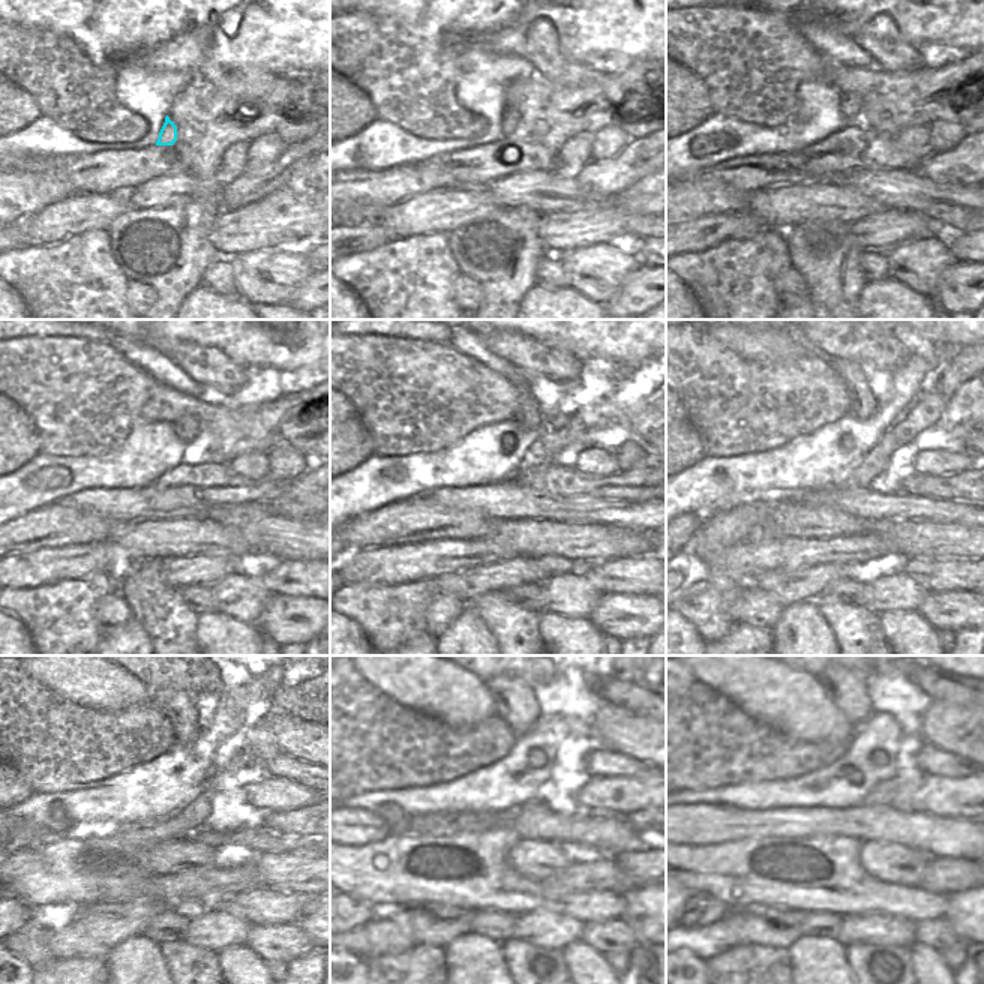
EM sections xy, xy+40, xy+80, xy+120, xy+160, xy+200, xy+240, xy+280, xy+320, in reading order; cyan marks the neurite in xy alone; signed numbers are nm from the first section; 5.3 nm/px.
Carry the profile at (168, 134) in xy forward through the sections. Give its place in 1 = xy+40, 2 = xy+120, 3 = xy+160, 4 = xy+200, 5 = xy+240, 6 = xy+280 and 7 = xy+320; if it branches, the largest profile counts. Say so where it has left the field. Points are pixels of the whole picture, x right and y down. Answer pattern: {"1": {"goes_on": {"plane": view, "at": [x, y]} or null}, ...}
{"1": {"goes_on": {"plane": "xy+40", "at": [510, 120]}}, "2": {"goes_on": {"plane": "xy+120", "at": [186, 428]}}, "3": {"goes_on": {"plane": "xy+160", "at": [527, 410]}}, "4": {"goes_on": {"plane": "xy+200", "at": [861, 402]}}, "5": {"goes_on": {"plane": "xy+240", "at": [179, 707]}}, "6": {"goes_on": {"plane": "xy+280", "at": [513, 698]}}, "7": {"goes_on": {"plane": "xy+320", "at": [846, 687]}}}

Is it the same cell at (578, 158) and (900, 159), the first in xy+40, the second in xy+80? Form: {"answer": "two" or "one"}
{"answer": "two"}

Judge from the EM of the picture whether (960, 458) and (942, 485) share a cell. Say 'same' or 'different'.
different

